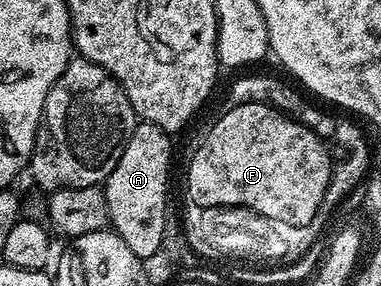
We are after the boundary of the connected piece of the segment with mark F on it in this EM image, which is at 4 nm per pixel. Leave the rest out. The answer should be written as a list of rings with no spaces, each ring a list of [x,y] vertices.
[[[264,102],[230,106],[227,111],[207,132],[202,147],[195,152],[190,162],[190,171],[186,174],[186,190],[191,200],[198,208],[246,207],[277,224],[309,227],[310,221],[318,217],[318,209],[330,183],[332,154],[327,143],[295,118]]]

